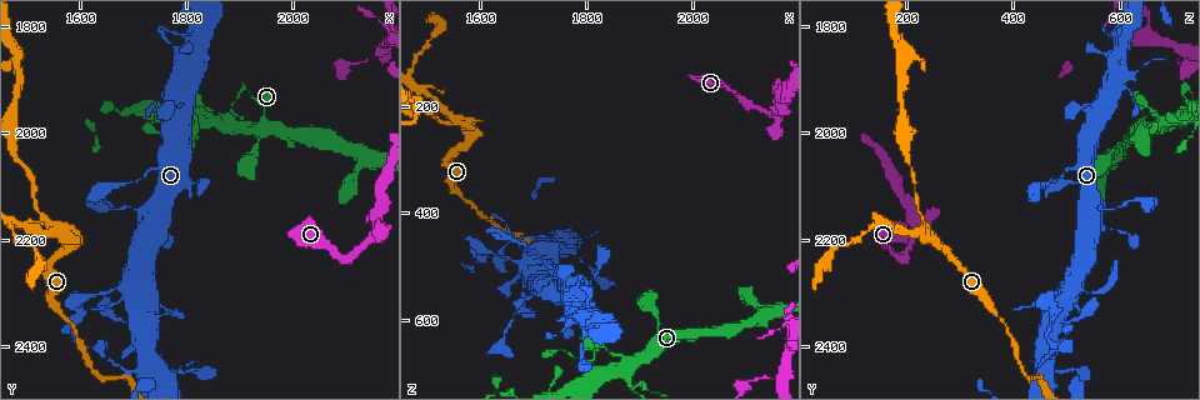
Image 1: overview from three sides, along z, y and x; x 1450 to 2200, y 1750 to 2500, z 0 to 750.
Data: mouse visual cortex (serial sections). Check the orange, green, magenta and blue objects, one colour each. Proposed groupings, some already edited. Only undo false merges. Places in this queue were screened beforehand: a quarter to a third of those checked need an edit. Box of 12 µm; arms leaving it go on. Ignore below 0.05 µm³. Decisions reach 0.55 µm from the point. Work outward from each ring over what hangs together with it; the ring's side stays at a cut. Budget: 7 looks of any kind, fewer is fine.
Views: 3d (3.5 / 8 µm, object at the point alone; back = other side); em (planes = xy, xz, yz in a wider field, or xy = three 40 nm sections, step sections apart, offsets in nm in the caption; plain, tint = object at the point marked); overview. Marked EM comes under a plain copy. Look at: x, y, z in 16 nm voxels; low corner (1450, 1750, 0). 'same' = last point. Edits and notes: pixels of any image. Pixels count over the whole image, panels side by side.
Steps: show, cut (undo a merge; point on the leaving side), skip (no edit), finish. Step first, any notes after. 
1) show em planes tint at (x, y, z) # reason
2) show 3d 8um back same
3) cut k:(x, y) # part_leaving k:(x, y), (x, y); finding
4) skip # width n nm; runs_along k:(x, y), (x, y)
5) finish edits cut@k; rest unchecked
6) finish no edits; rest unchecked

show 3d 3.5um at (1560, 2185, 225) # three-way junction

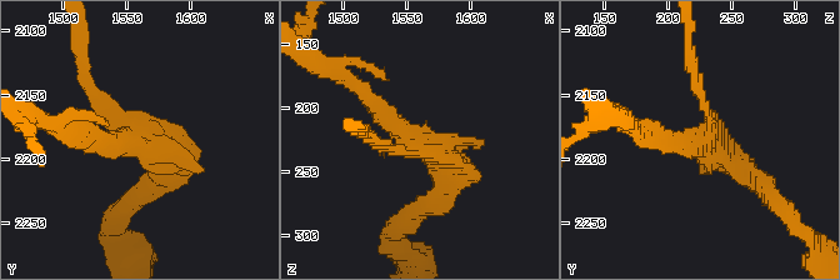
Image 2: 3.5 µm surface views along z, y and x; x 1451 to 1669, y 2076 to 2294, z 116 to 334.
show em planes tint at (1554, 2184, 228) # shape alone is not enough

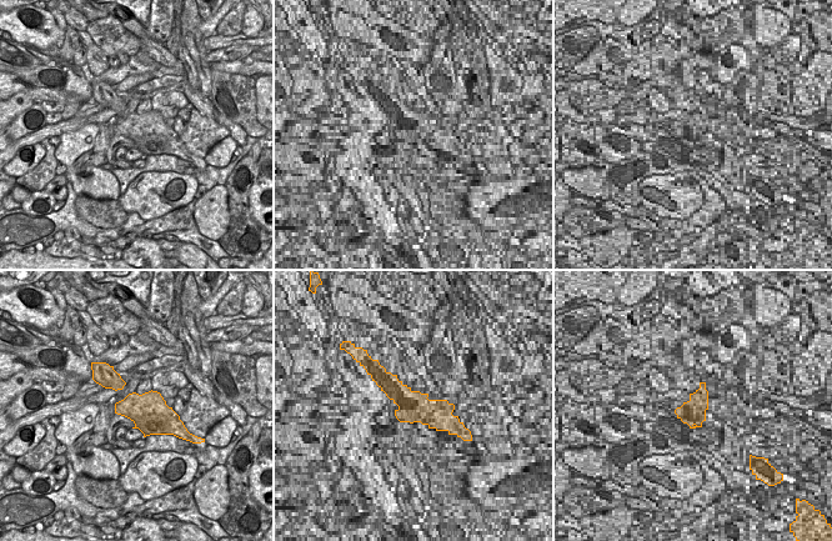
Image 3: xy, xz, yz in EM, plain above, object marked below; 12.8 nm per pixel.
cut 2:(695, 88) # arms 3; arm_widths 150, 250, 300 nm; part_leaving 2:(710, 123), (691, 69), (689, 34); two cells meet here

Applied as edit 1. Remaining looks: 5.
show overview

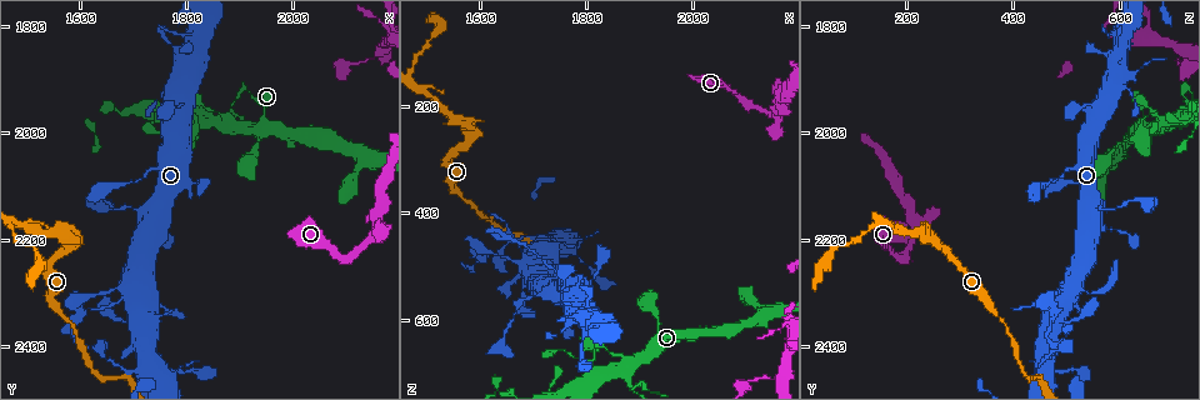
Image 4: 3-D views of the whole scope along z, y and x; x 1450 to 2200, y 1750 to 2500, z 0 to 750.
show 3d 3.5um back at (1650, 2300, 490) # thick turns thin

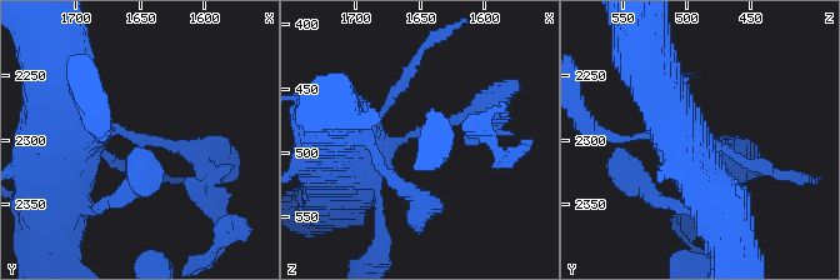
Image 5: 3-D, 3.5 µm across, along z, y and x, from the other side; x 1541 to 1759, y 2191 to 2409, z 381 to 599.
show em xy step 2 tint at (1656, 2296, 488) # arm_widths 200, 600 nm

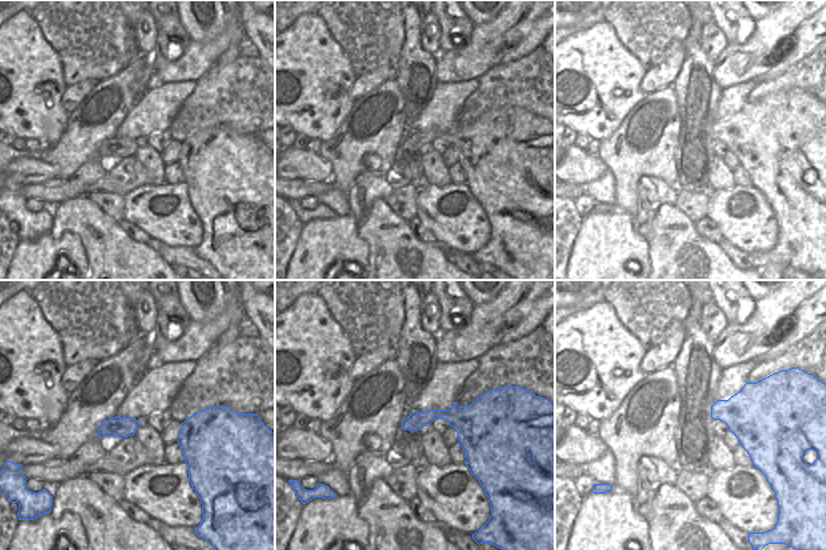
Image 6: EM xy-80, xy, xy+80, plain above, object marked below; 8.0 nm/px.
skip # runs_along 6:(480, 410), (431, 414), (405, 425); one cell here

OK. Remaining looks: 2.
show em xy step 5 tint at (1870, 1980, 695) # three-way junction

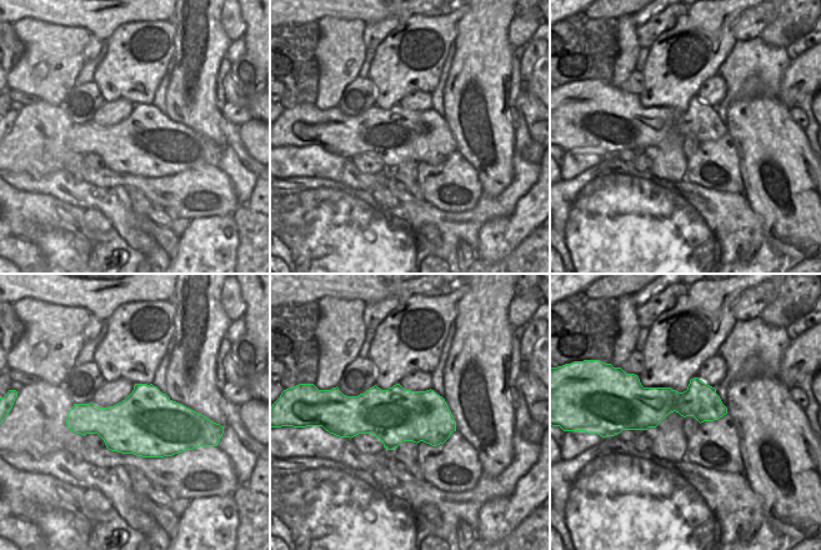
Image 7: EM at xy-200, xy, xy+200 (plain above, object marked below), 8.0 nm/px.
show 3d 3.5um same # see where the arms go

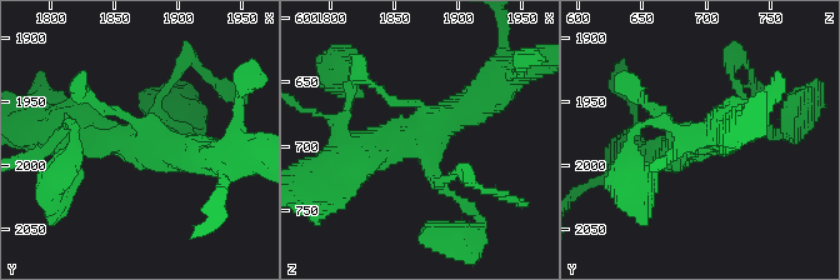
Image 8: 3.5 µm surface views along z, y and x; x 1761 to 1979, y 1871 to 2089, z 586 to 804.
skip # runs_along 8:(490, 86), (421, 135), (345, 160); continuous, no second cell

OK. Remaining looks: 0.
finish edits cut@2; rest unchecked

